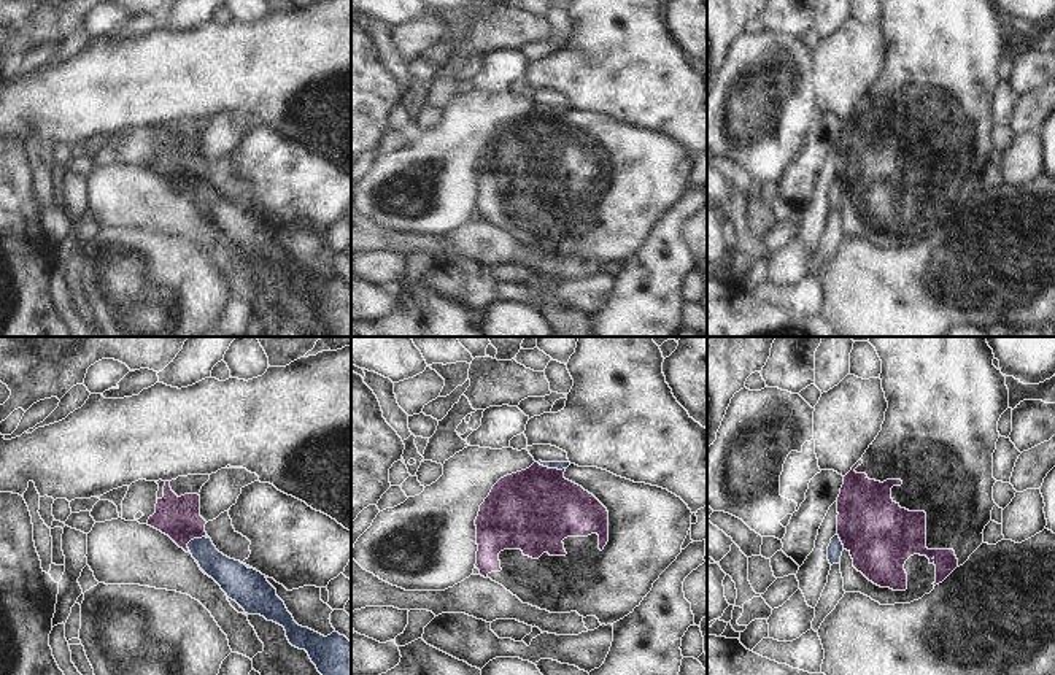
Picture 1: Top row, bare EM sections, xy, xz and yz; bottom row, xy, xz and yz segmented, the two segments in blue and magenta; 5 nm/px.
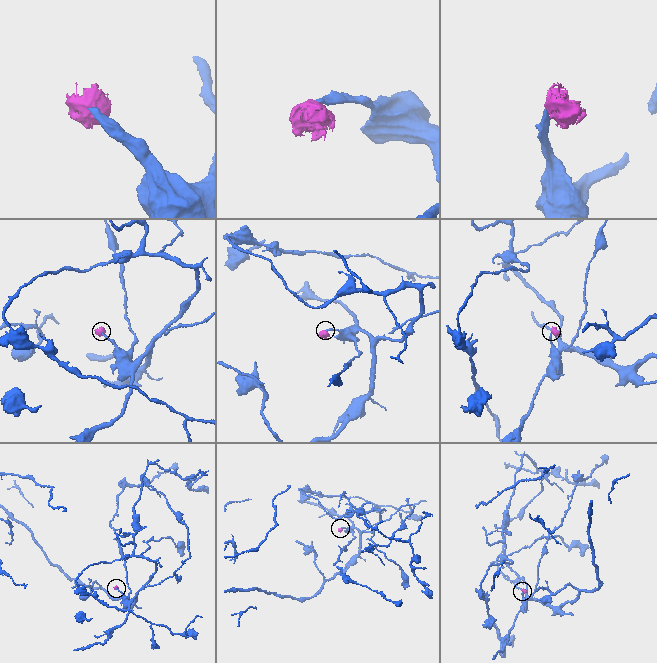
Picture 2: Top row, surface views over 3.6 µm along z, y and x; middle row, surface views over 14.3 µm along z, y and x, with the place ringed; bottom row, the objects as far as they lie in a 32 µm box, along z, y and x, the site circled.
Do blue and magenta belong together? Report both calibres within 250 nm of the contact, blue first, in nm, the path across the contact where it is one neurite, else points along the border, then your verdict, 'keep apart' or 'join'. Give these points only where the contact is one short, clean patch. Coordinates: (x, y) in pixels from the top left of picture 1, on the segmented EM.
calibres 160 and 220 nm; border xy (208, 537), (194, 537), (188, 543), (188, 550); keep apart

